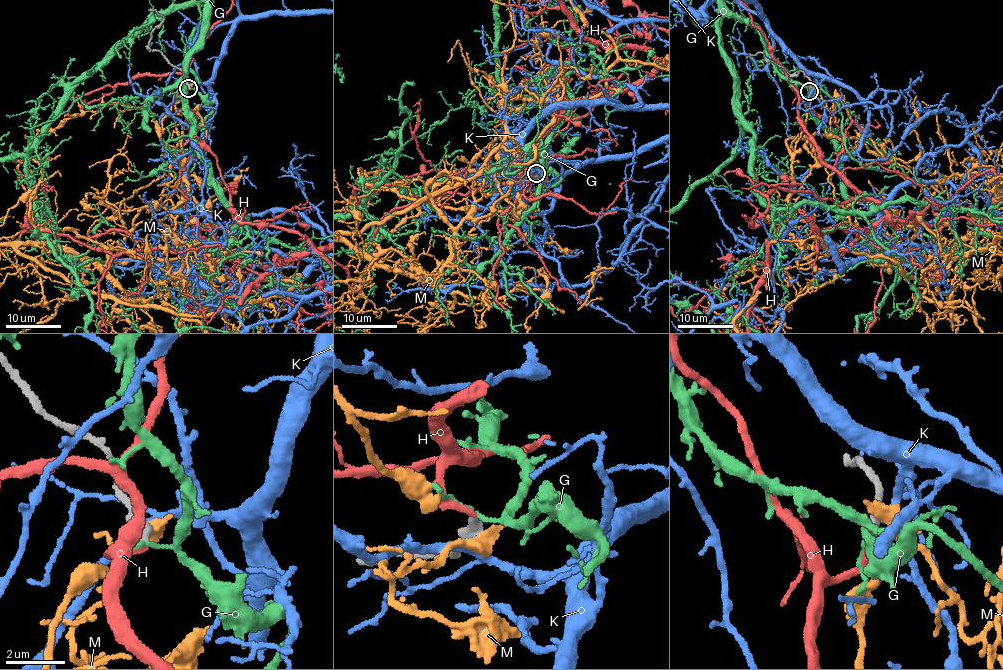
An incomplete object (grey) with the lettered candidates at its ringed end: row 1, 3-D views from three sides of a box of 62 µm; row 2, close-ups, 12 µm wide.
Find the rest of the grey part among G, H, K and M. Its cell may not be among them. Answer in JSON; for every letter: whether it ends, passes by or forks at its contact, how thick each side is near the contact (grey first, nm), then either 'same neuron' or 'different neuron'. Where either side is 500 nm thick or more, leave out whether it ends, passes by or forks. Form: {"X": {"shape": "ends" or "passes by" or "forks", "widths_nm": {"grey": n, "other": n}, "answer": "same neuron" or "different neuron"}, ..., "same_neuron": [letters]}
{"G": {"shape": "forks", "widths_nm": {"grey": 360, "other": 90}, "answer": "different neuron"}, "H": {"shape": "ends", "widths_nm": {"grey": 360, "other": 240}, "answer": "same neuron"}, "K": {"shape": "forks", "widths_nm": {"grey": 440, "other": 200}, "answer": "different neuron"}, "M": {"widths_nm": {"grey": 440, "other": 550}, "answer": "different neuron"}, "same_neuron": ["H"]}

